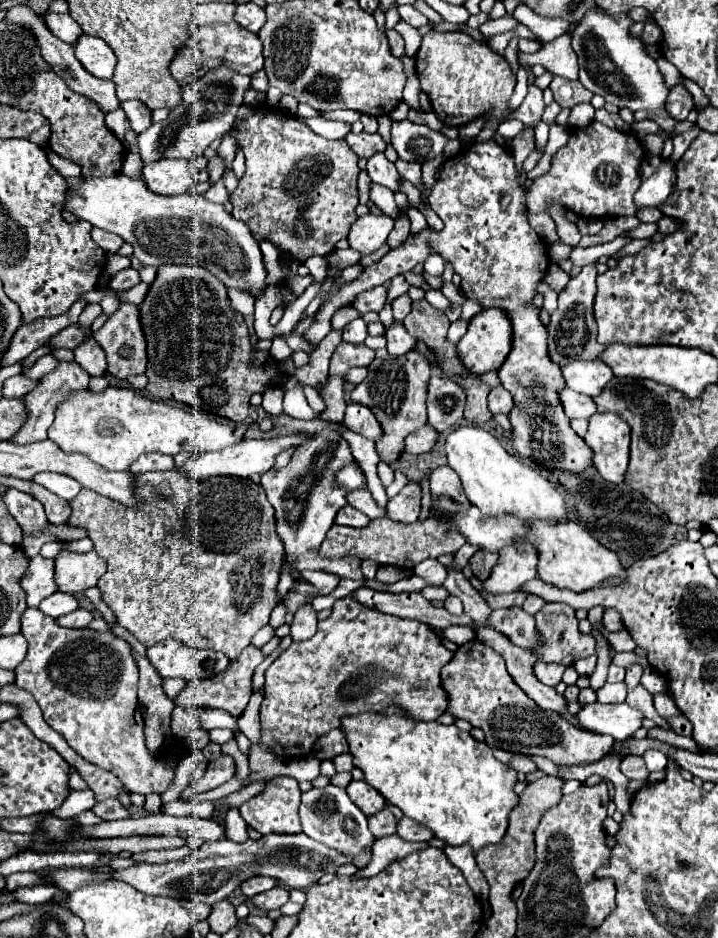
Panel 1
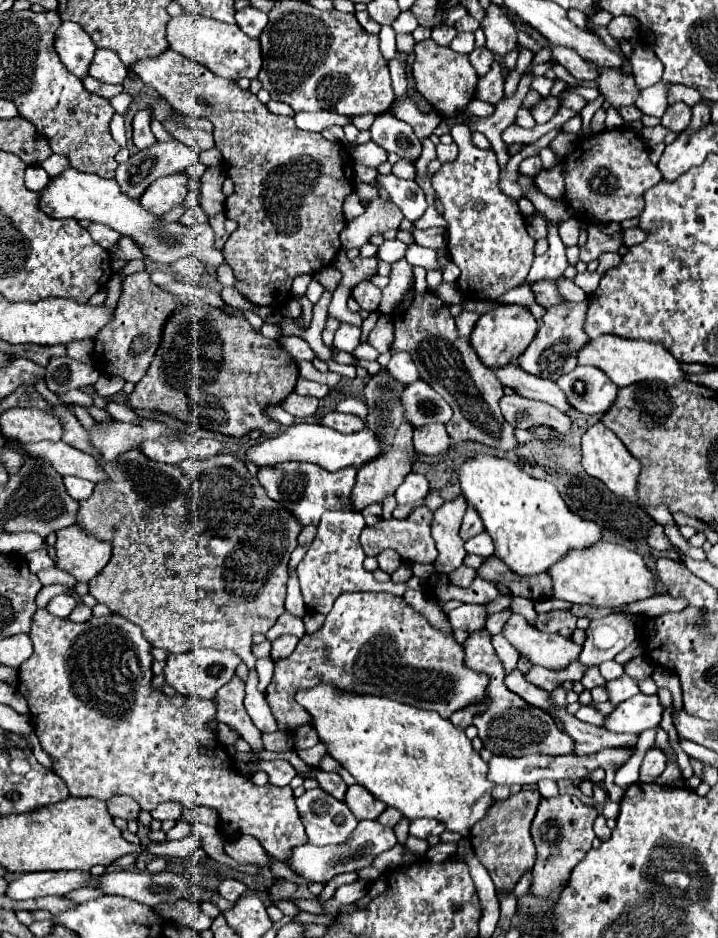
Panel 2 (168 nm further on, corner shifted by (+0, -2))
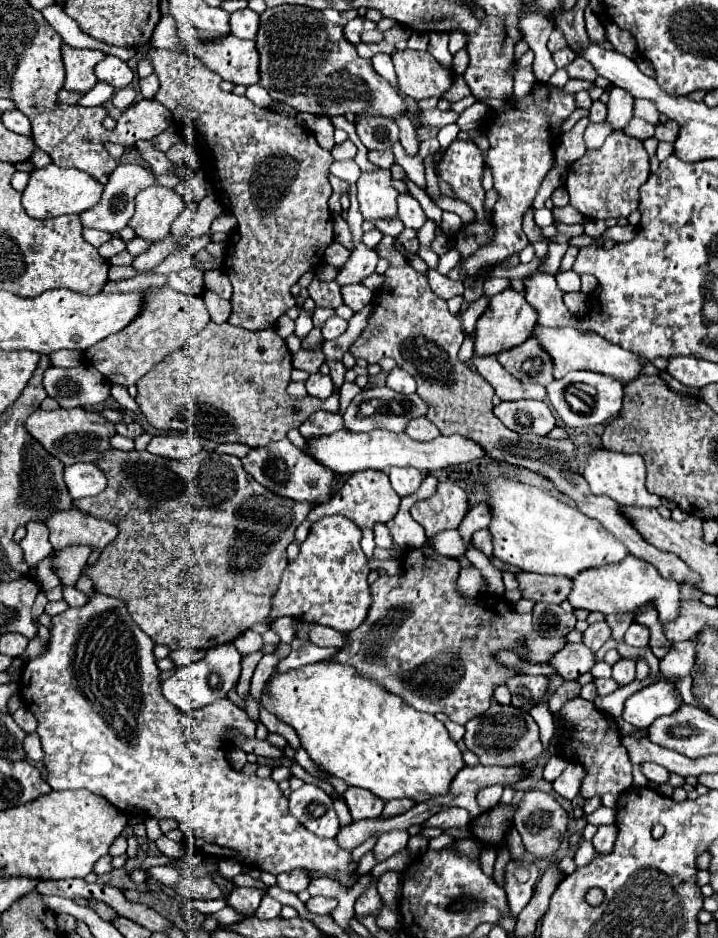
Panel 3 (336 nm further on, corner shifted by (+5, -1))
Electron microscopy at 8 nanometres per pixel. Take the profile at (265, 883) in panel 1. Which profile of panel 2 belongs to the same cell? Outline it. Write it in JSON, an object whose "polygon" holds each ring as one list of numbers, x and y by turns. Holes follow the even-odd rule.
{"polygon":[[226,878,226,880,218,886,218,892,220,892,220,896,222,896,222,898,236,902,242,894,246,894,246,892,248,892,248,886,246,886,244,882,240,882,240,880]]}

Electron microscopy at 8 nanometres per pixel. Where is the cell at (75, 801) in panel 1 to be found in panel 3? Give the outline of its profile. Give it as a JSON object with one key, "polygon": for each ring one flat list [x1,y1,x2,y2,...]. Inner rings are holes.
{"polygon":[[93,589,93,595,89,597,89,601,83,607,69,607,67,611,63,611,61,615,53,617,53,627,51,627,51,641,45,649,45,653,33,661,29,661,23,669,23,677,19,681,19,697,23,699,23,705,37,717,39,727,37,733,41,737,41,745,45,751,45,769,47,769,47,783,61,791,61,789,87,789,99,797,105,797,111,805,115,805,119,811,127,813,127,815,151,815,157,819,175,819,179,823,179,829,183,831,185,839,197,847,201,853,211,855,211,857,223,857,223,859,233,859,233,861,243,861,243,865,247,867,255,867,273,875,279,875,283,871,291,871,291,869,311,869,311,871,321,871,323,875,335,879,339,885,351,889,357,883,355,871,357,871,357,863,351,859,351,853,345,853,335,839,319,839,313,837,313,833,309,833,307,829,301,829,301,823,289,815,289,803,287,797,281,793,279,785,273,779,261,779,257,775,245,775,239,771,233,771,227,757,225,757,225,743,233,741,235,735,243,735,247,739,255,737,255,729,257,725,245,715,243,709,237,709,229,699,221,699,215,701,213,705,207,705,203,709,199,709,197,713,181,713,181,709,173,707,169,701,165,701,165,695,161,693,161,671,155,665,155,657,153,657,153,639,149,639,139,625,131,619,125,601,109,597,99,593,97,589]]}

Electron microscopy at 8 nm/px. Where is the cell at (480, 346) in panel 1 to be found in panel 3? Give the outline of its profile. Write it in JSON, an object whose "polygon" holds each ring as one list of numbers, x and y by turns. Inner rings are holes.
{"polygon":[[505,289,489,299,485,313,477,321,475,353,477,355,497,355,511,347,517,347,531,337,531,331,535,325,537,325,537,311,527,303,525,291]]}

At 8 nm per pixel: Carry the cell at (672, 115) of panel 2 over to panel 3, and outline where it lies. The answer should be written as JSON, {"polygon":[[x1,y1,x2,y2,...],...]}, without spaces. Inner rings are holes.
{"polygon":[[667,121,667,123,655,127,655,139,659,139,659,141,673,143,677,139,677,133,679,133,679,125,675,121]]}

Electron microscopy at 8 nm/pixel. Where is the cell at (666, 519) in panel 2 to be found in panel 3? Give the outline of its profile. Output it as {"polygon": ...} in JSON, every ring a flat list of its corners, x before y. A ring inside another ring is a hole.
{"polygon":[[597,449,589,455,583,477,587,477,587,483,593,495,607,495,619,505,633,505,633,507,661,505,661,497,651,495,645,489,645,463,639,455,623,455,623,453,613,453,607,449]]}

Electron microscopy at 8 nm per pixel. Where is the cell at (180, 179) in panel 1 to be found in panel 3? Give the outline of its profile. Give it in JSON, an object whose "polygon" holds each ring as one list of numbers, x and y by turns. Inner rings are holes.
{"polygon":[[151,185,135,197,135,215,129,219,129,227,137,237,153,245,169,235,171,223,183,207,185,203,179,193,161,185]]}

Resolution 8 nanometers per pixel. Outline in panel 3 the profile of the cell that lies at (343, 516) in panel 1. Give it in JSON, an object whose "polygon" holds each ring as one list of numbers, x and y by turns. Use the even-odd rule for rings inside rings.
{"polygon":[[329,515,313,523,307,539,301,543,299,555,285,567,283,579,271,601,269,621,251,625,253,631,265,633,279,617,293,617,305,623,319,623,335,631,353,631,365,621,371,593,369,593,369,567,359,547,361,529,341,515]]}

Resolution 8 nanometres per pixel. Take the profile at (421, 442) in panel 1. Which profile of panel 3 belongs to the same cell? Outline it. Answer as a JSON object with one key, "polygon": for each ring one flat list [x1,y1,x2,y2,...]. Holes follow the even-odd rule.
{"polygon":[[415,417,413,421,409,421,409,425,405,427,405,433,417,441,429,441,439,437,439,429,427,417]]}

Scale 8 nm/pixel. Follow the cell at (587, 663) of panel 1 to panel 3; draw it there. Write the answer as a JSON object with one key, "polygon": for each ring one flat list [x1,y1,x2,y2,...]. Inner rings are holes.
{"polygon":[[595,679,595,687,597,687,597,691,599,691,601,697,603,697,603,695,611,695,613,691,619,689,613,679]]}

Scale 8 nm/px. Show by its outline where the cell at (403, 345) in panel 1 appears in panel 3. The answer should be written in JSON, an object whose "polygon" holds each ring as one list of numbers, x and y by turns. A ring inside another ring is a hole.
{"polygon":[[395,367,389,375,387,375,387,387,391,387,397,393,405,393,411,395,415,391,415,381,409,373,405,373,403,369]]}

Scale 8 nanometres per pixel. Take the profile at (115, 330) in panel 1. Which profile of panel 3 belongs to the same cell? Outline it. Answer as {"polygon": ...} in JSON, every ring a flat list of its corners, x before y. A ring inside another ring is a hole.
{"polygon":[[151,287,151,295,145,299,141,317,137,317,123,331,105,337,85,351,87,361,103,373,111,383,135,385,153,365,161,363,169,353,181,349,193,335,197,335,209,323,209,313,201,297,181,295,169,287]]}

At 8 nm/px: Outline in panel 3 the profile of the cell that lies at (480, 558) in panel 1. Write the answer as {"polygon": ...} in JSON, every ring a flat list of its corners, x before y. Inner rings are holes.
{"polygon":[[517,573,519,589,525,599,543,601,543,603,563,603,573,587,573,581,567,577,555,575,537,575,537,573]]}

